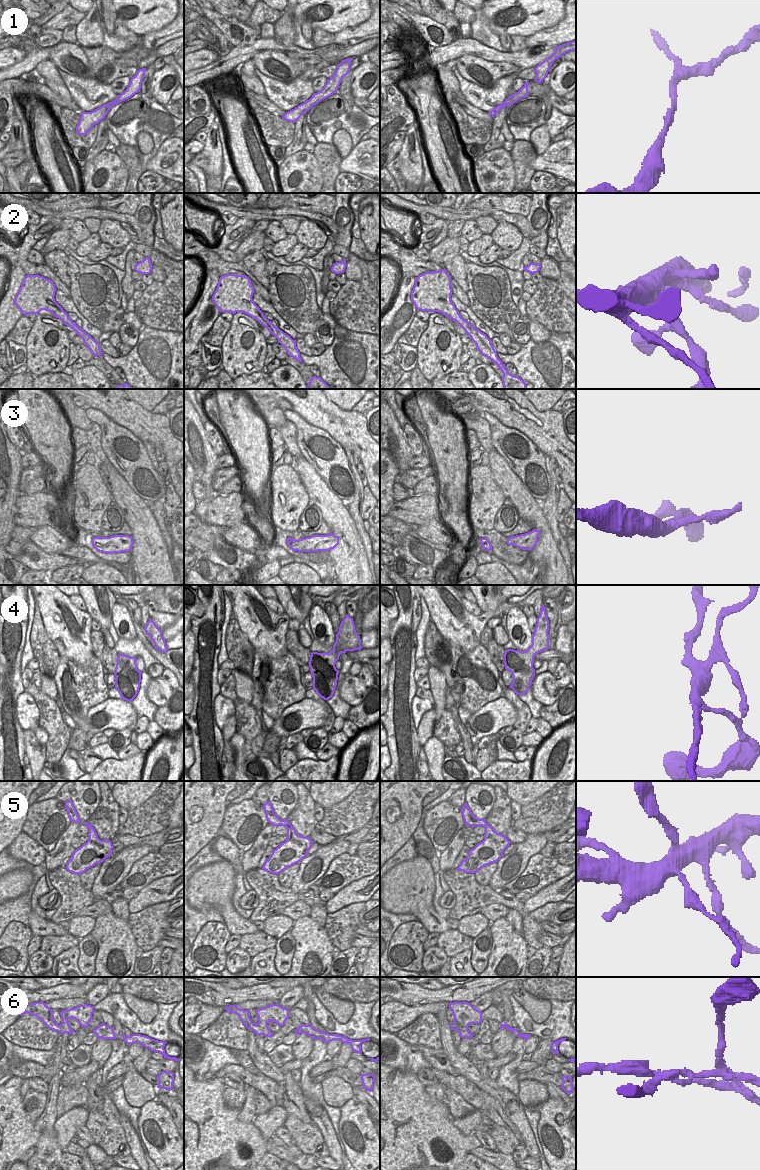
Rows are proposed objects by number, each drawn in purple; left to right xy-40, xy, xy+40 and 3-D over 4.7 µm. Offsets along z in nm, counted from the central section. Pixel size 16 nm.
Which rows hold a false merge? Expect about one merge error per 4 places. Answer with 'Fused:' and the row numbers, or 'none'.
Fused: 4, 6

